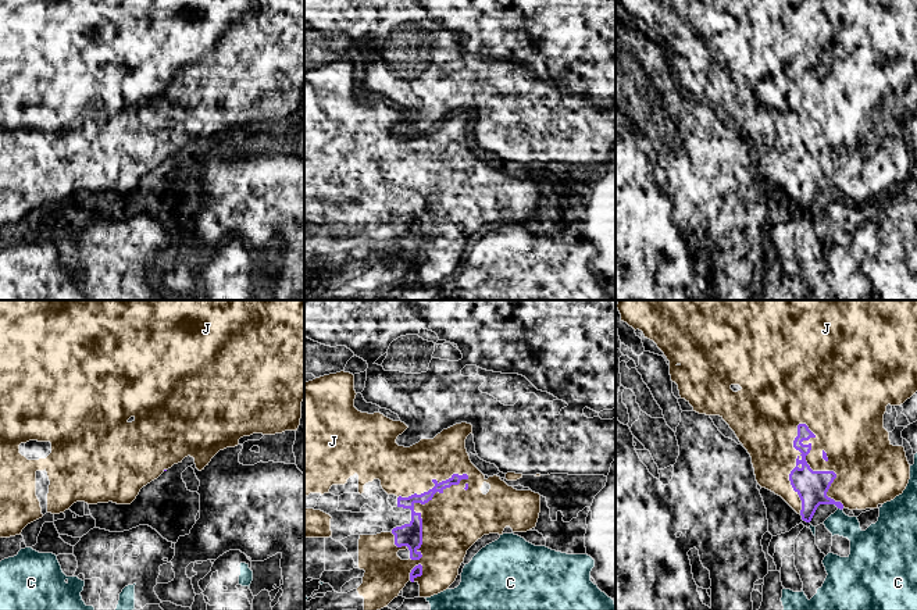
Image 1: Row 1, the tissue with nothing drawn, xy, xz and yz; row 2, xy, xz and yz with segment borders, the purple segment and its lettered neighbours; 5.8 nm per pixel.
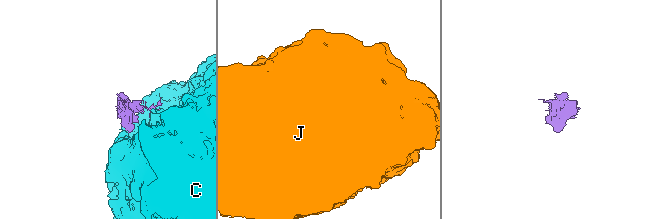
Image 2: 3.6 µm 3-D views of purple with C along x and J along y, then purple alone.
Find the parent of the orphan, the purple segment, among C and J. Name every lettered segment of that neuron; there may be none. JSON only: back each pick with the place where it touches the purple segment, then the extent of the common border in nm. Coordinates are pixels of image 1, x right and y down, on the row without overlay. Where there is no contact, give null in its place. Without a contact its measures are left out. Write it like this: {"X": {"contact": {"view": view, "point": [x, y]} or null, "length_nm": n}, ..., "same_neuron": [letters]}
{"J": {"contact": {"view": "yz", "point": [817, 160]}, "length_nm": 550}, "same_neuron": ["J"]}

